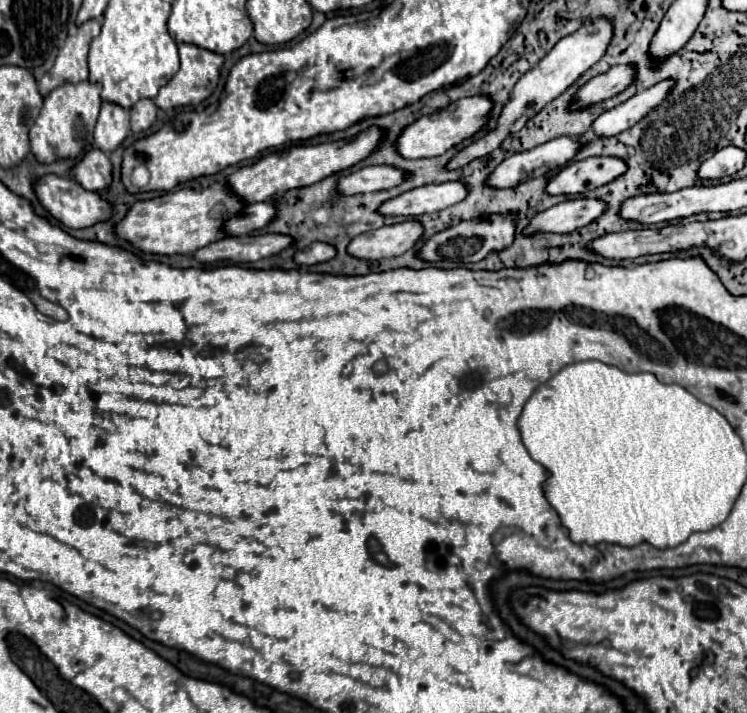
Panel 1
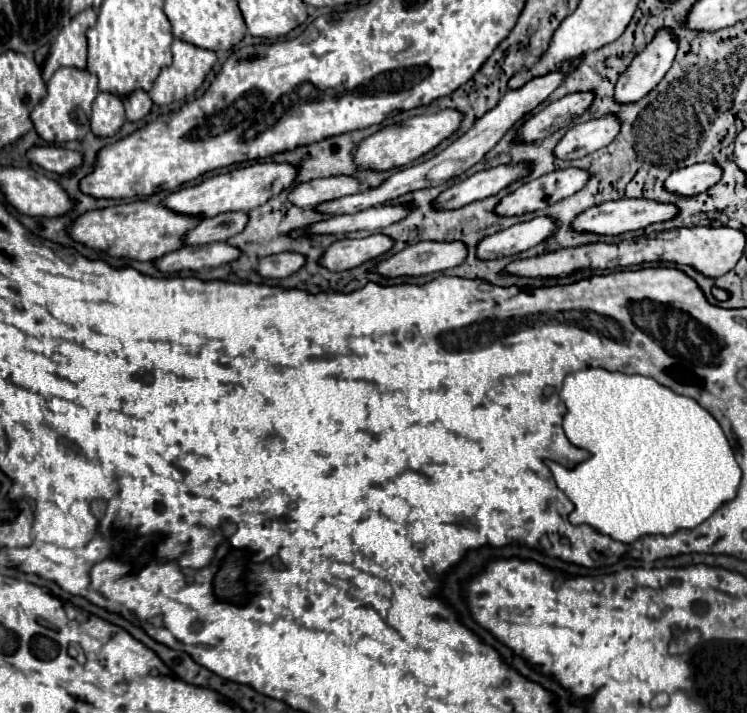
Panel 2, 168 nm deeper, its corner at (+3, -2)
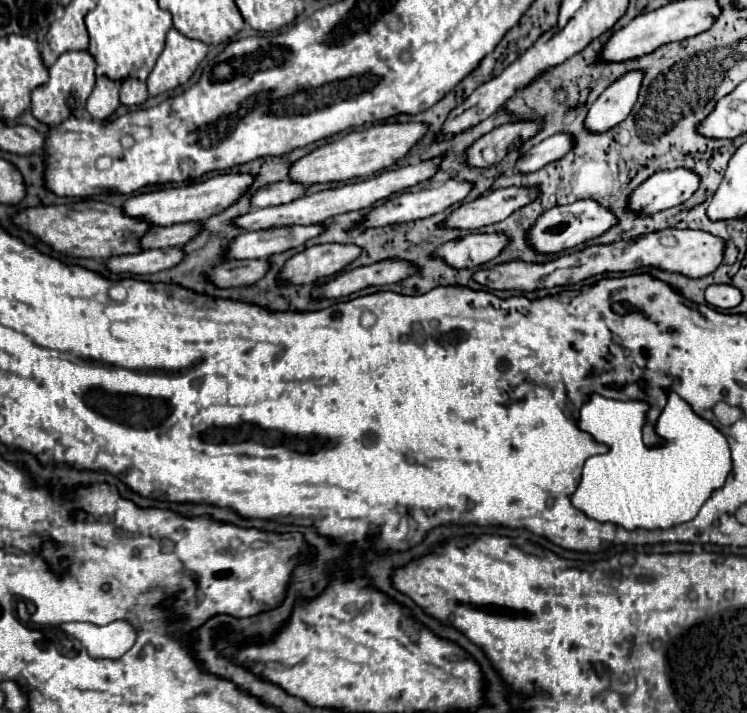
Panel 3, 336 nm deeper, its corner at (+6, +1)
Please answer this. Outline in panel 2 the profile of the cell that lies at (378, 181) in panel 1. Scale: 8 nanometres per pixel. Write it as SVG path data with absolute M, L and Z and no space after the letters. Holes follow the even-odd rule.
M332 176L322 180L310 180L304 184L296 184L288 192L288 202L298 208L316 206L320 202L342 198L344 194L354 194L358 188L358 180L352 176Z

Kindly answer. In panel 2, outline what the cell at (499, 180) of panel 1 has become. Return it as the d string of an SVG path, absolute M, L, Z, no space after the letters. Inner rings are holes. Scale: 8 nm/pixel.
M496 166L490 170L482 170L440 192L432 204L436 210L456 210L470 202L498 194L510 182L520 180L526 174L528 166Z

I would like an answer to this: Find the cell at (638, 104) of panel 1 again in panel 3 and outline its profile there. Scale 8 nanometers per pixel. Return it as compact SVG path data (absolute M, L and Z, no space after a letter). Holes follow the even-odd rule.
M555 133L549 139L545 139L539 145L535 145L523 157L519 157L517 167L523 173L537 171L537 169L541 169L541 167L545 167L545 165L549 165L549 163L565 157L573 149L573 143L577 143L573 139L573 135L569 135L569 133Z

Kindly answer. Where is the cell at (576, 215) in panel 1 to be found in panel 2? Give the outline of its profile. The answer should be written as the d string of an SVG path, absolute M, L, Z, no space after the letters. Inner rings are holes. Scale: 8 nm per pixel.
M534 218L530 222L514 224L492 236L486 236L476 246L476 256L480 260L498 260L502 256L520 254L532 246L538 246L556 232L556 222L552 218Z

